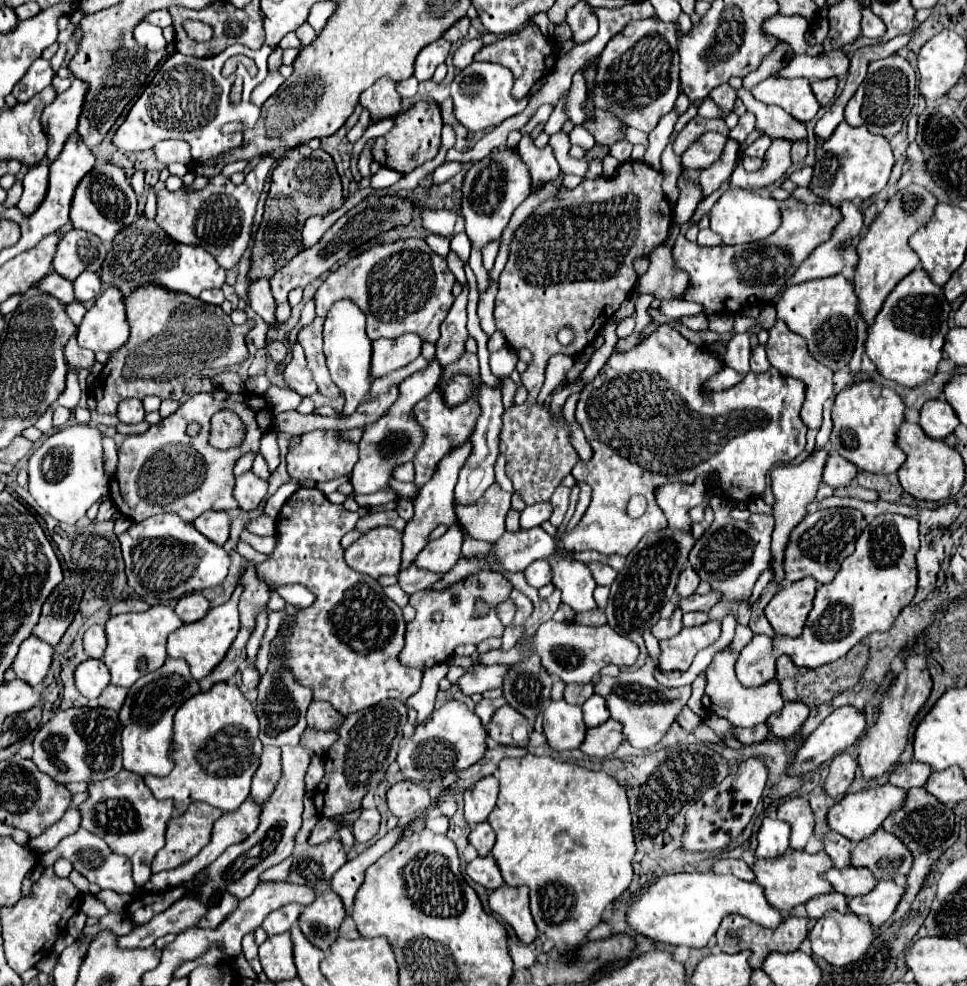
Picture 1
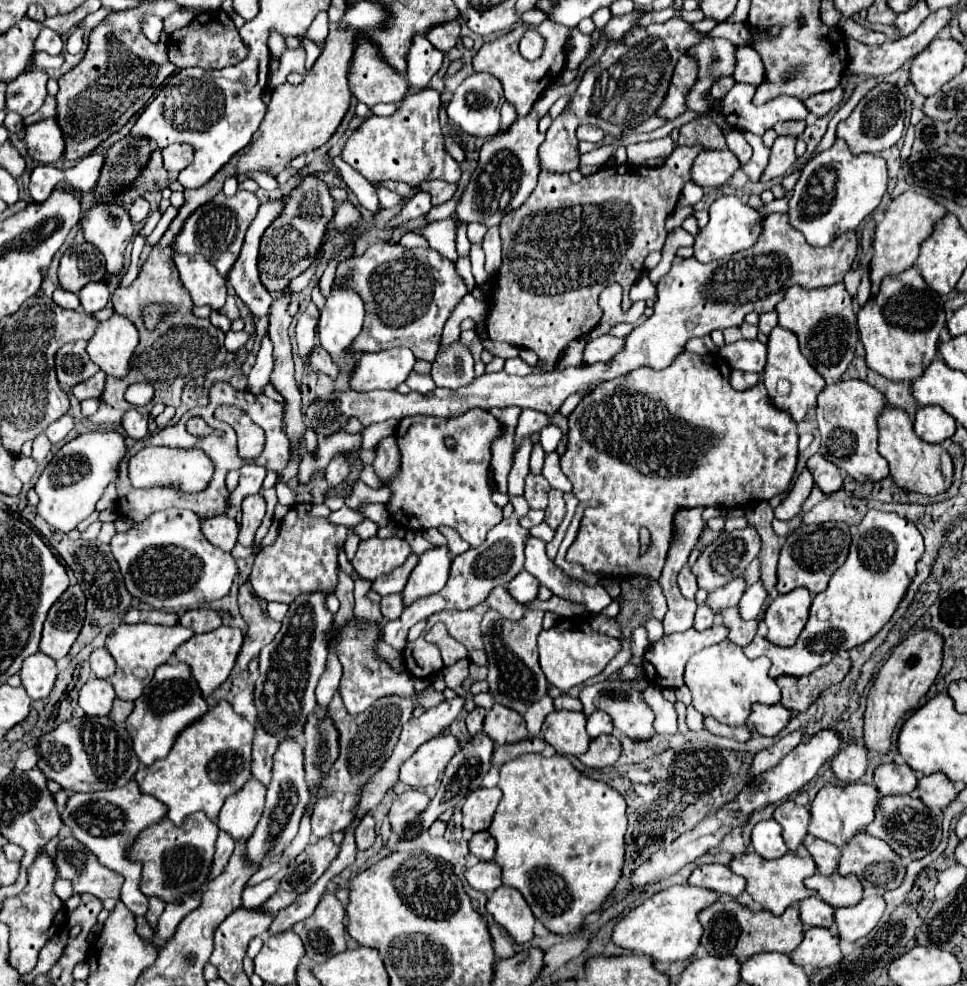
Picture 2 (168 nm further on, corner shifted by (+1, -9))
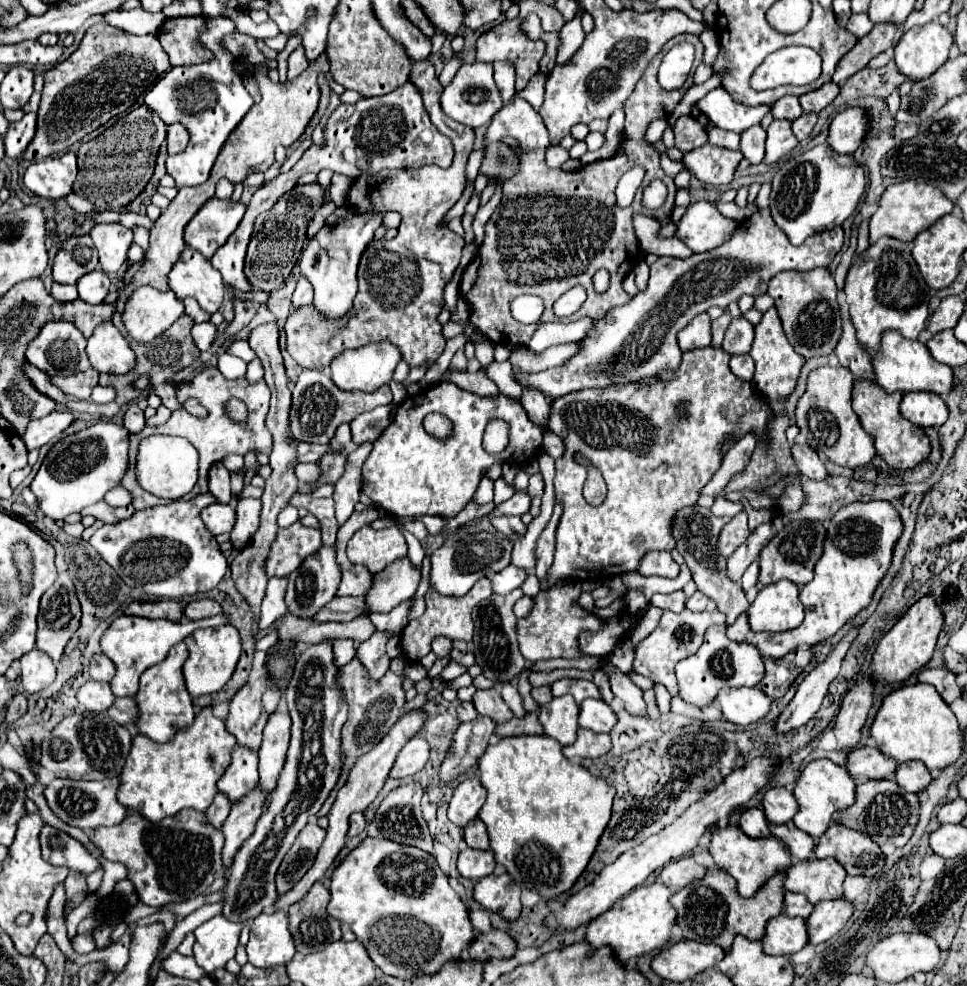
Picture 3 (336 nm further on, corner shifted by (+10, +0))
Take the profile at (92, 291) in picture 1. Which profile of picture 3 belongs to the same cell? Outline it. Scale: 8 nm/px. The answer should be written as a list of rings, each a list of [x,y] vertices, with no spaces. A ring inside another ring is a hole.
[[[100,269],[78,279],[78,293],[80,293],[80,299],[86,303],[94,303],[94,305],[102,303],[108,295],[108,289],[110,289],[110,279]]]

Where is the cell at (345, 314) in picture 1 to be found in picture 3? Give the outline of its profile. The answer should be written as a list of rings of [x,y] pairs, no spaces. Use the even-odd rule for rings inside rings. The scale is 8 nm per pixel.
[[[328,215],[324,227],[312,239],[308,239],[306,249],[302,251],[300,271],[314,285],[314,305],[322,315],[338,319],[346,315],[348,309],[352,307],[352,301],[358,291],[356,269],[364,249],[372,241],[374,231],[380,227],[380,221],[382,221],[380,217],[372,215],[350,215],[350,217]]]

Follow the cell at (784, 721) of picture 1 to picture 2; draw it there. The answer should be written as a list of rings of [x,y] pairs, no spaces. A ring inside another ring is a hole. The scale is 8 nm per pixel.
[[[781,704],[775,706],[753,706],[751,716],[747,718],[747,728],[755,730],[759,736],[775,738],[791,720],[791,712]]]

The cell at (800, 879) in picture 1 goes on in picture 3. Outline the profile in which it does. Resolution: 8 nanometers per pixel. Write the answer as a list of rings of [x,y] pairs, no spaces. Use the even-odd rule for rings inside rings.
[[[712,825],[710,833],[712,833],[712,841],[708,845],[708,853],[712,855],[716,867],[726,869],[736,879],[738,893],[742,897],[752,897],[774,873],[786,871],[792,863],[790,853],[782,845],[782,841],[778,841],[774,837],[752,839],[752,837],[746,837],[742,833],[742,829],[734,827],[734,825],[724,825],[724,827]]]

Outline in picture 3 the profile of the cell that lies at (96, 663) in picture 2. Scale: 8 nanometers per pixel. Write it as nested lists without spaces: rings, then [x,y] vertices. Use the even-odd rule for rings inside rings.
[[[104,653],[92,657],[92,661],[90,661],[90,677],[94,681],[108,683],[114,677],[114,673],[116,673],[116,667],[114,667],[114,663]]]

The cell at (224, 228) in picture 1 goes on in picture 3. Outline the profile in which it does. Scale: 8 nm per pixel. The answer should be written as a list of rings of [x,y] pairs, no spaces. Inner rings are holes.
[[[212,197],[188,223],[184,233],[186,245],[210,259],[214,251],[222,247],[236,231],[244,217],[244,211],[246,207],[242,203]]]

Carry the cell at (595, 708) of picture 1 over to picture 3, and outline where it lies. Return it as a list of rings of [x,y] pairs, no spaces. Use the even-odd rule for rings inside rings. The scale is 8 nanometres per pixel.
[[[586,699],[580,705],[580,727],[594,733],[610,733],[618,723],[616,713],[602,699]]]

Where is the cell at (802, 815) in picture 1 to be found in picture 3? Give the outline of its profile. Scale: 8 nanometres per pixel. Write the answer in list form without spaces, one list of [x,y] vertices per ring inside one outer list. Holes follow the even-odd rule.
[[[768,787],[762,797],[762,809],[770,823],[782,825],[794,817],[798,811],[798,803],[790,791],[784,787]]]

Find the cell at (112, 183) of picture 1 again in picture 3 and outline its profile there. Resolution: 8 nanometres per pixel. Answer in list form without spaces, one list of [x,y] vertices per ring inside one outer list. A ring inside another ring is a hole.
[[[98,223],[92,227],[90,237],[98,249],[102,271],[108,275],[118,273],[122,263],[128,257],[132,245],[132,231],[118,223]]]

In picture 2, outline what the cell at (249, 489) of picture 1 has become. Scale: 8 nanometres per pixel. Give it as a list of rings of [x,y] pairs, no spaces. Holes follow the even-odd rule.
[[[251,494],[241,502],[241,530],[239,530],[239,542],[243,546],[253,546],[253,536],[257,528],[261,526],[261,520],[265,516],[265,498],[261,494]]]

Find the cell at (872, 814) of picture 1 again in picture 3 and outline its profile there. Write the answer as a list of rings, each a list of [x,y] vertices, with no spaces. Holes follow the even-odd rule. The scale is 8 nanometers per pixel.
[[[816,759],[816,761],[810,761],[800,771],[792,793],[798,801],[798,813],[792,819],[794,825],[812,837],[820,837],[828,829],[834,811],[840,811],[840,809],[854,805],[856,783],[852,781],[850,773],[844,767],[834,765],[830,759]]]

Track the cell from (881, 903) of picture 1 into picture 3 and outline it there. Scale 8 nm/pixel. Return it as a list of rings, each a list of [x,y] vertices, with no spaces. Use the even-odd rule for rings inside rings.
[[[846,899],[822,901],[816,903],[810,917],[806,919],[806,927],[810,933],[810,945],[820,945],[834,937],[850,919],[852,903]]]

